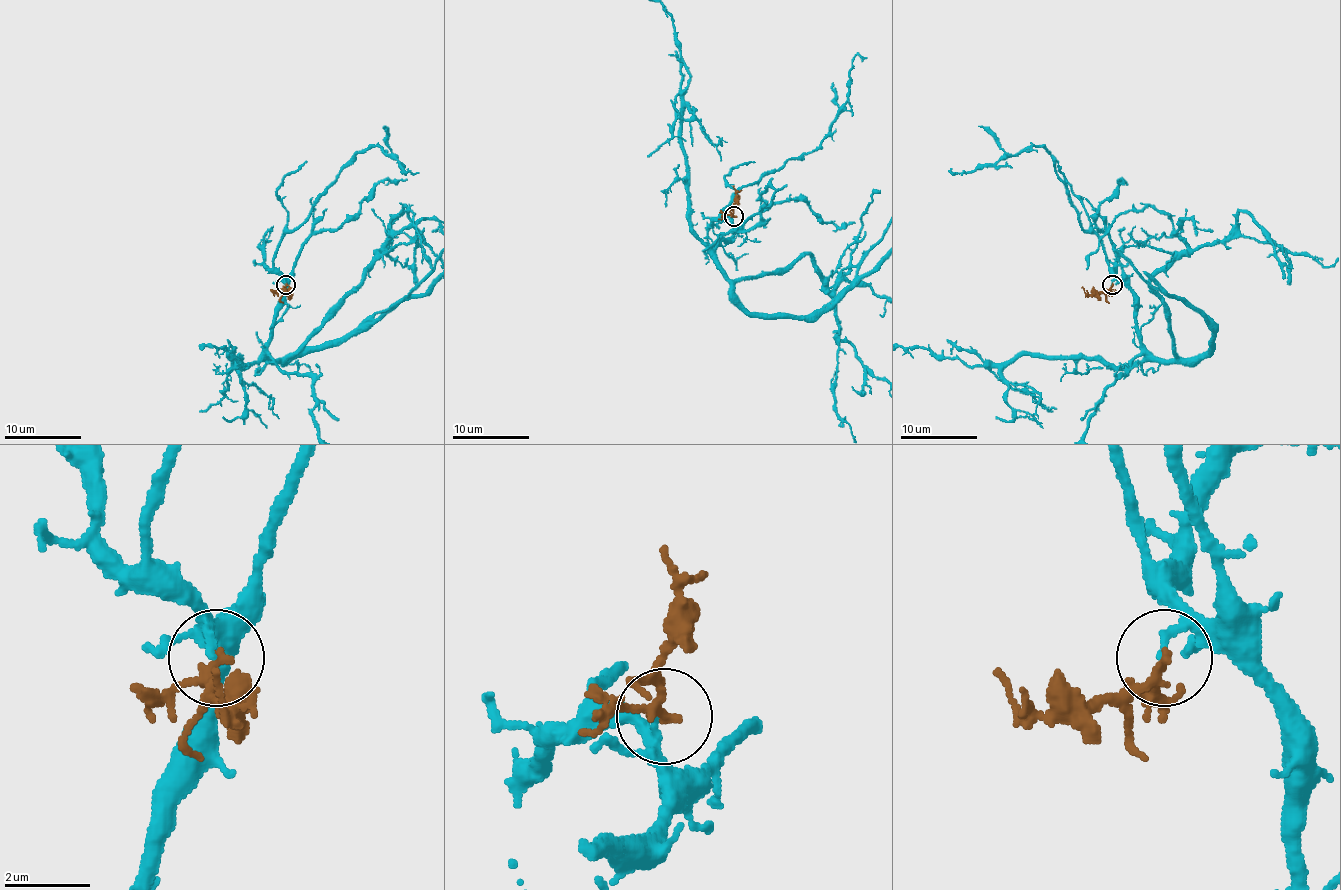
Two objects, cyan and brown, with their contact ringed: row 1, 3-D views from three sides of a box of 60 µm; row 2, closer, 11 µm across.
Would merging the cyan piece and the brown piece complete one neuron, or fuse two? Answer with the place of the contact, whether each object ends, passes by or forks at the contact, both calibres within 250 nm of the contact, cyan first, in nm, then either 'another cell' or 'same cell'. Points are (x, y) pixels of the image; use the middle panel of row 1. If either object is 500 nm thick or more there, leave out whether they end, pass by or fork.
(734, 216) | cyan ends | brown passes by | 170/190 nm | another cell

